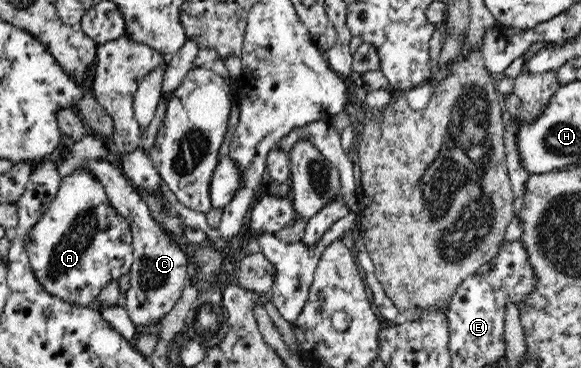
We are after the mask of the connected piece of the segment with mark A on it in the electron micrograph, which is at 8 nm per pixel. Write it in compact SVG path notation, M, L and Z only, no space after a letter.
M88 168L78 169L61 181L58 193L50 204L49 211L30 231L26 243L29 264L33 277L46 293L66 303L90 306L99 297L102 288L113 279L120 279L128 273L133 263L133 237L128 222L112 207L106 190L96 174Z

